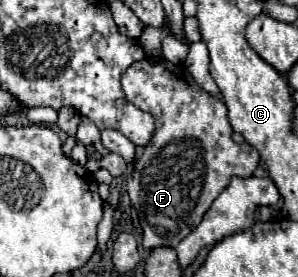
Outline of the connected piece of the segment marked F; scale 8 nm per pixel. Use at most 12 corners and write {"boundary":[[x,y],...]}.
{"boundary":[[184,65],[122,89],[156,121],[126,181],[146,253],[174,249],[260,155]]}

